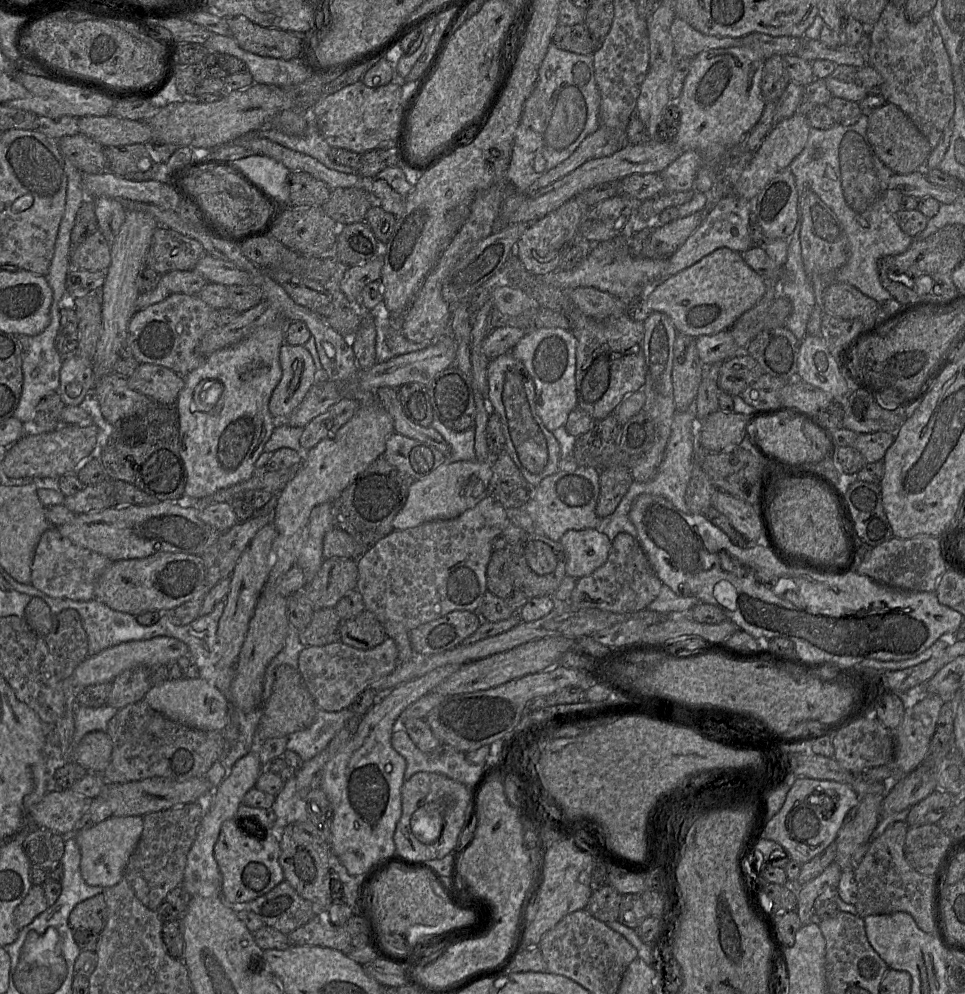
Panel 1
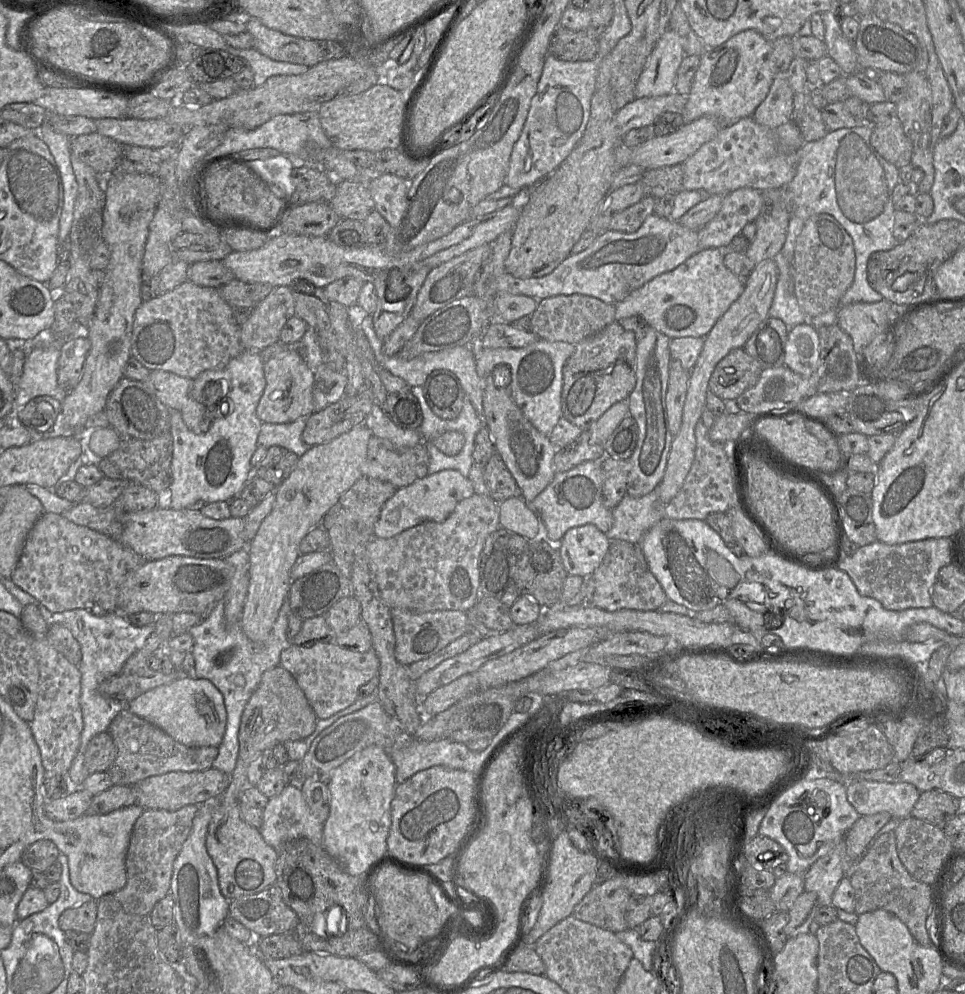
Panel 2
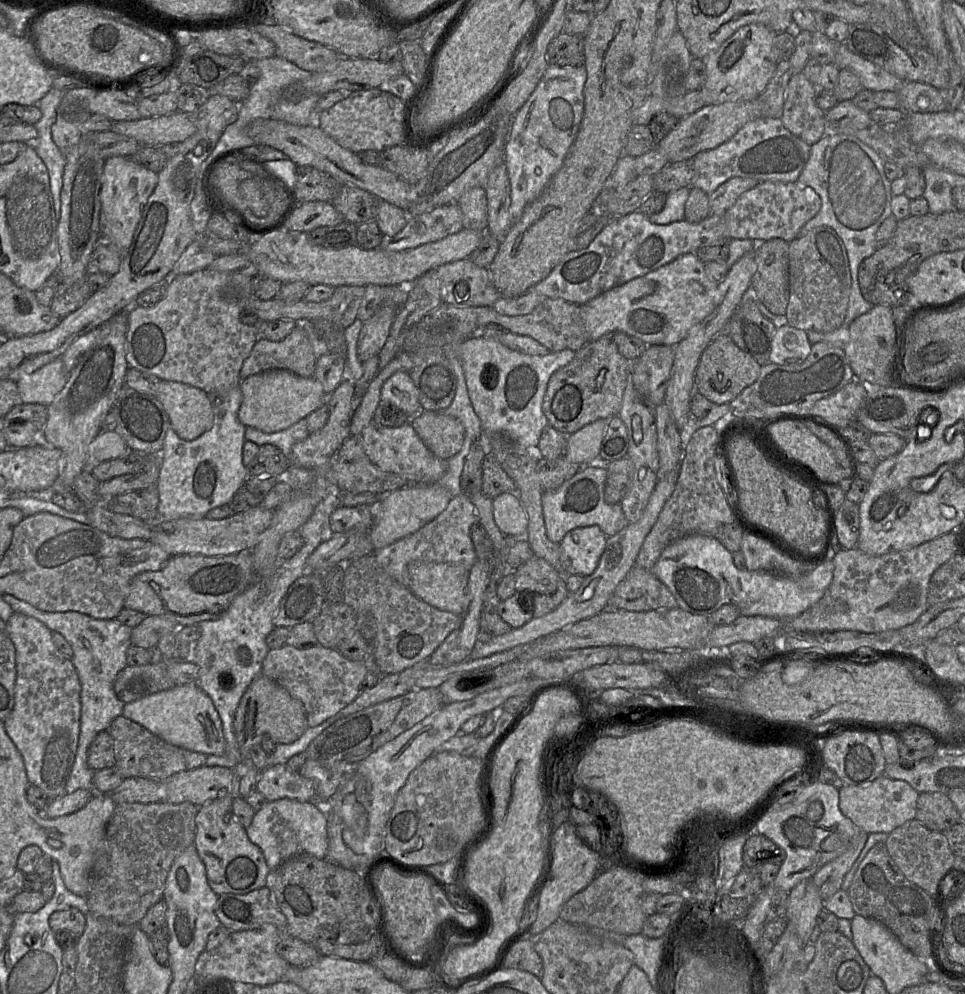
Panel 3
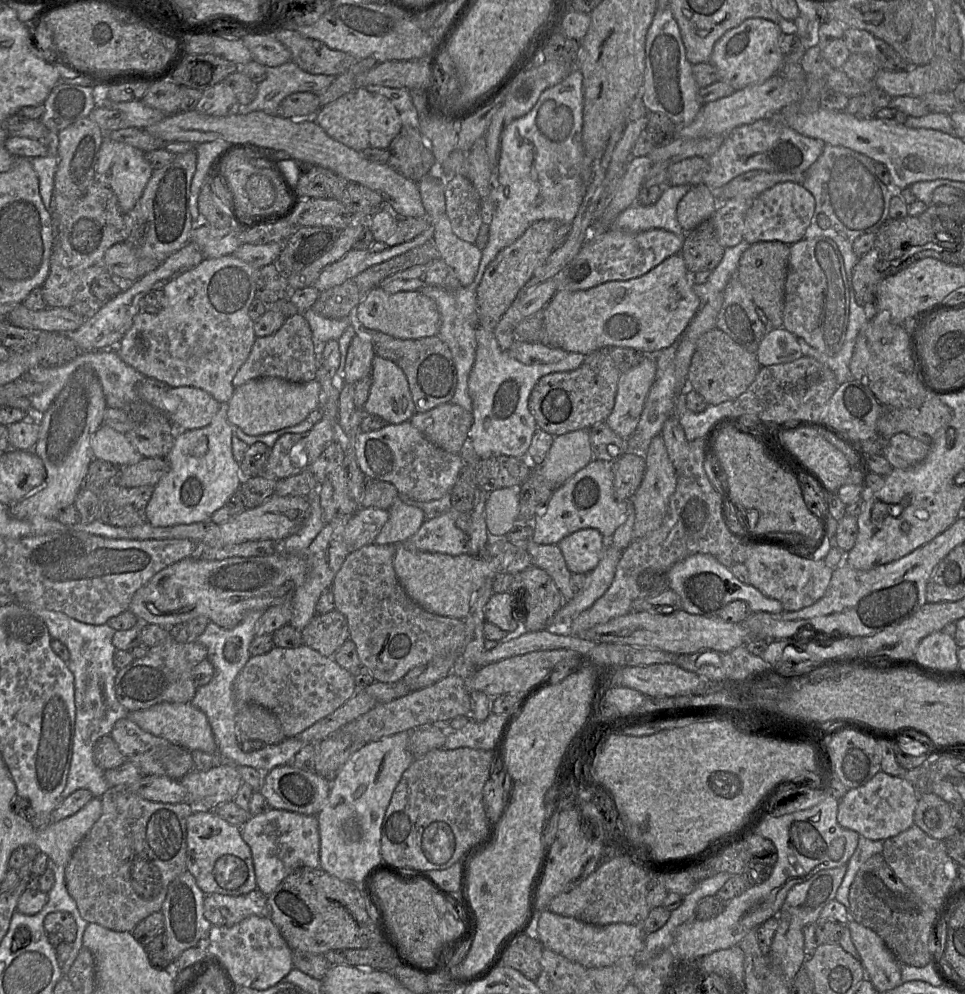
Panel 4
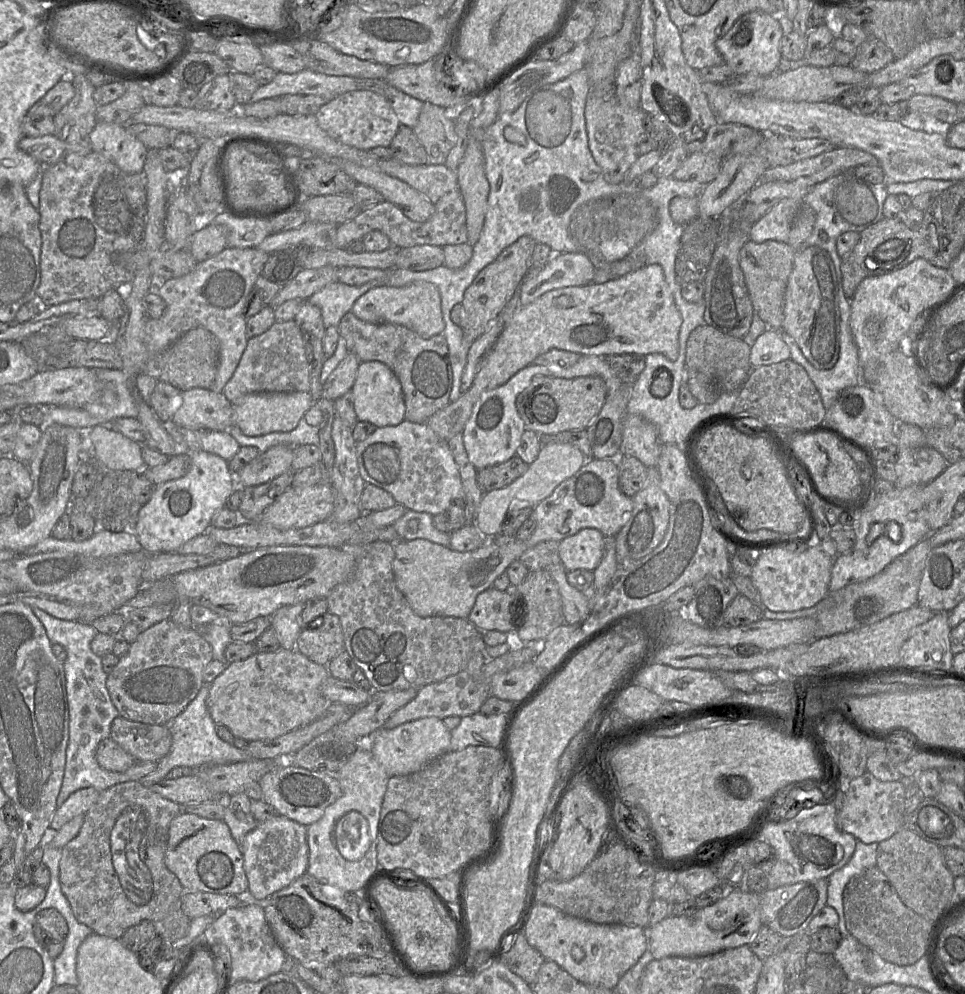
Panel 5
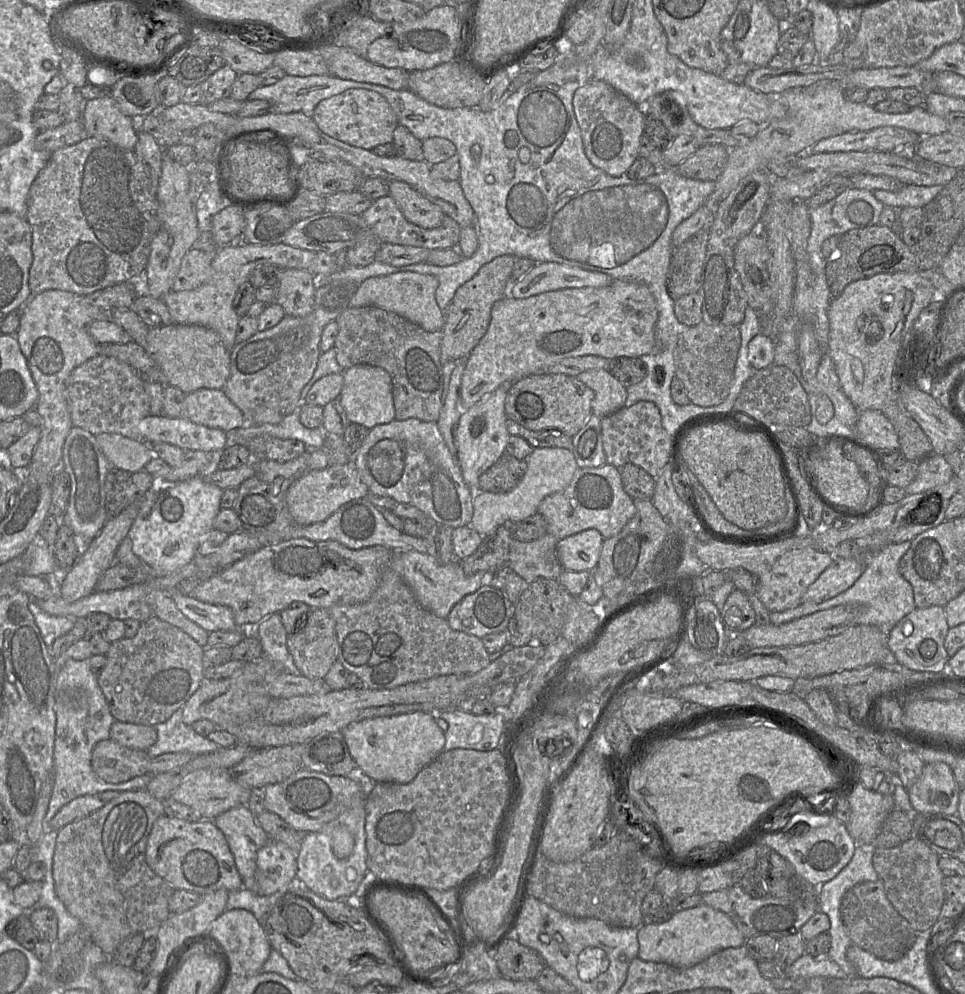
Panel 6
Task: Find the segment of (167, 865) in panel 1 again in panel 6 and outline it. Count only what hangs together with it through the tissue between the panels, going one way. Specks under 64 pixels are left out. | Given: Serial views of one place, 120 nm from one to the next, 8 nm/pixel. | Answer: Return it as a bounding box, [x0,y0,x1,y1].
[52,789,175,959]

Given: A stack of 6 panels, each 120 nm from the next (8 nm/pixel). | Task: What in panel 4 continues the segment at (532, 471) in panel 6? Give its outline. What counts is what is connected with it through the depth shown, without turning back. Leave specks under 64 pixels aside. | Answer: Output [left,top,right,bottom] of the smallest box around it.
[485,429,593,538]

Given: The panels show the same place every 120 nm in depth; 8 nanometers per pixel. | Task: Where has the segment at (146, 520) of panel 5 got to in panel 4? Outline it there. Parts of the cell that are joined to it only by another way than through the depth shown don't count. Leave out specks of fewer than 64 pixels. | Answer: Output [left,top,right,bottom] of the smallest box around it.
[146,403,240,527]

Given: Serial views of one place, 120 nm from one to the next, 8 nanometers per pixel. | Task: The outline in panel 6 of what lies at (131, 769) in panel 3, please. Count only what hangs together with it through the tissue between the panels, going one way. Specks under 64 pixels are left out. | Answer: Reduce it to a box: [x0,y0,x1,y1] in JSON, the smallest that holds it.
[110,720,157,751]

